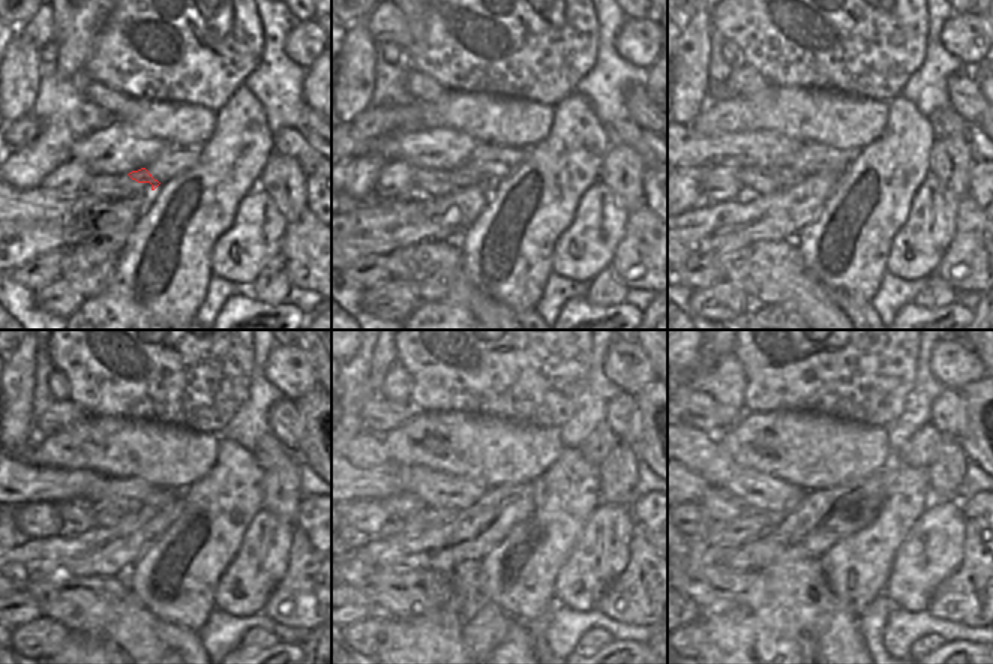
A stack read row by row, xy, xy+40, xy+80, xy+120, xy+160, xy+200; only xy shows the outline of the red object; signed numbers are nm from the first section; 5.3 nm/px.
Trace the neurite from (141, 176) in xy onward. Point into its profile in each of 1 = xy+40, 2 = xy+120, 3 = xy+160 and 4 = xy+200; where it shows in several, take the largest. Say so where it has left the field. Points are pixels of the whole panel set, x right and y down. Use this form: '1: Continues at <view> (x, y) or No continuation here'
1: Continues at xy+40 (461, 177)
2: Continues at xy+120 (105, 514)
3: Continues at xy+160 (429, 517)
4: Continues at xy+200 (752, 523).

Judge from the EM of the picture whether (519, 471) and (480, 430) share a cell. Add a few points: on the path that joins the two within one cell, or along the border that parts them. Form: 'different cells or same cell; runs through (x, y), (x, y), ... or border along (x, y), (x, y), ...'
same cell; runs through (509, 460), (489, 441)

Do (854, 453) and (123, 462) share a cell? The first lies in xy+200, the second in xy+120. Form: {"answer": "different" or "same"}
{"answer": "same"}

